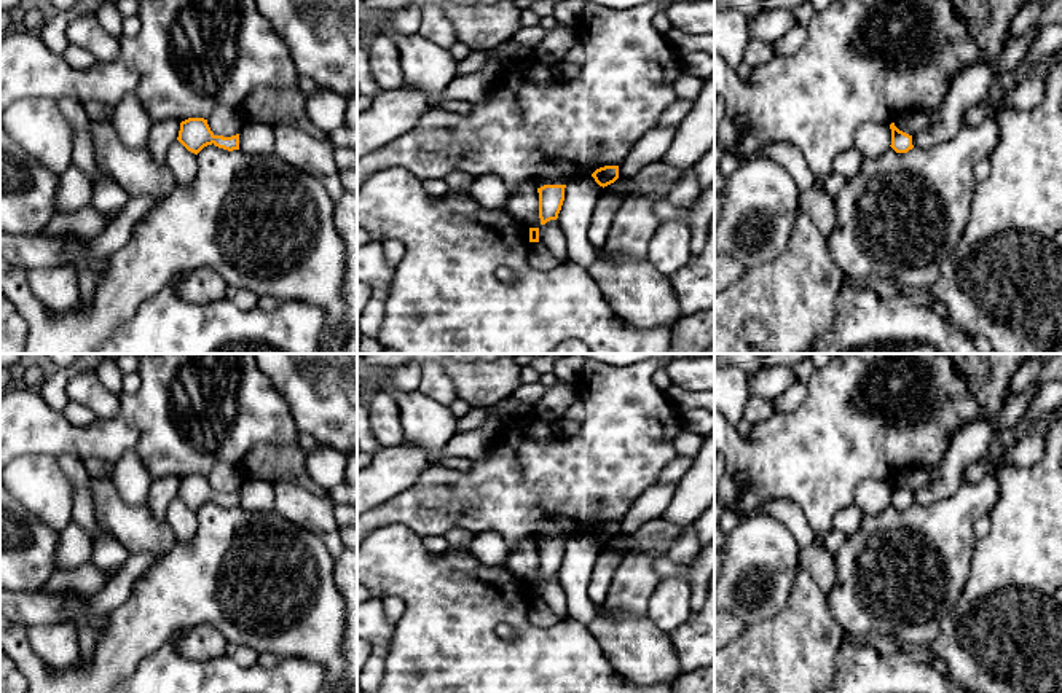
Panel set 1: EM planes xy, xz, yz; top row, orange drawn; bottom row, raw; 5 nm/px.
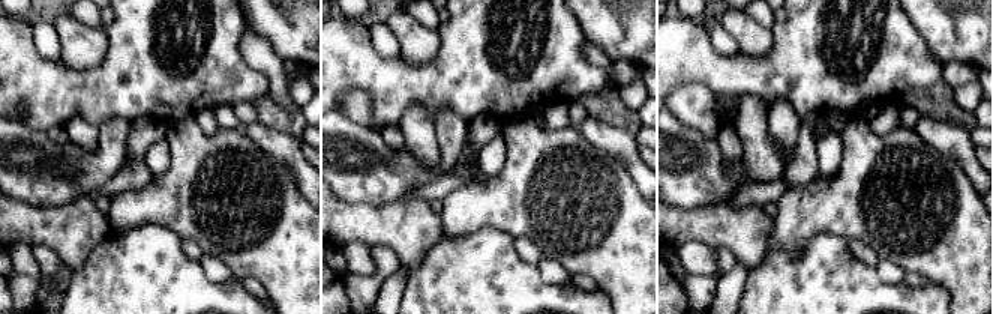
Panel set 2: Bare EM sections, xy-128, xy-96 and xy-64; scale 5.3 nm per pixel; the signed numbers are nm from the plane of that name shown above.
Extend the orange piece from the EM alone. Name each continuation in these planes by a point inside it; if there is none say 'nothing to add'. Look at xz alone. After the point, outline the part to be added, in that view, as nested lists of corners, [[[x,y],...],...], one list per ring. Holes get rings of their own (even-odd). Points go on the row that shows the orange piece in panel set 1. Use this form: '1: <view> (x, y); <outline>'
nothing to add

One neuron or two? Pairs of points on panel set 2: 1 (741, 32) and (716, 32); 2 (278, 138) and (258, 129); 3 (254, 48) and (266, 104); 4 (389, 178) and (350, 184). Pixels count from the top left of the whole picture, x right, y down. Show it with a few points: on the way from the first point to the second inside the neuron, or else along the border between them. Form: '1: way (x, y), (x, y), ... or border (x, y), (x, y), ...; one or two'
1: border (719, 21), (735, 41), (738, 51); two
2: way (273, 138), (267, 138), (263, 134); one
3: border (267, 93), (287, 111), (297, 113); two
4: way (380, 178), (359, 178); one

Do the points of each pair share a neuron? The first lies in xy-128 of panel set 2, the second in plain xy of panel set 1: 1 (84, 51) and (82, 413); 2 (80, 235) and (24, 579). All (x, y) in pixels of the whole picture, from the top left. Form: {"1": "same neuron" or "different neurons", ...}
{"1": "different neurons", "2": "different neurons"}

